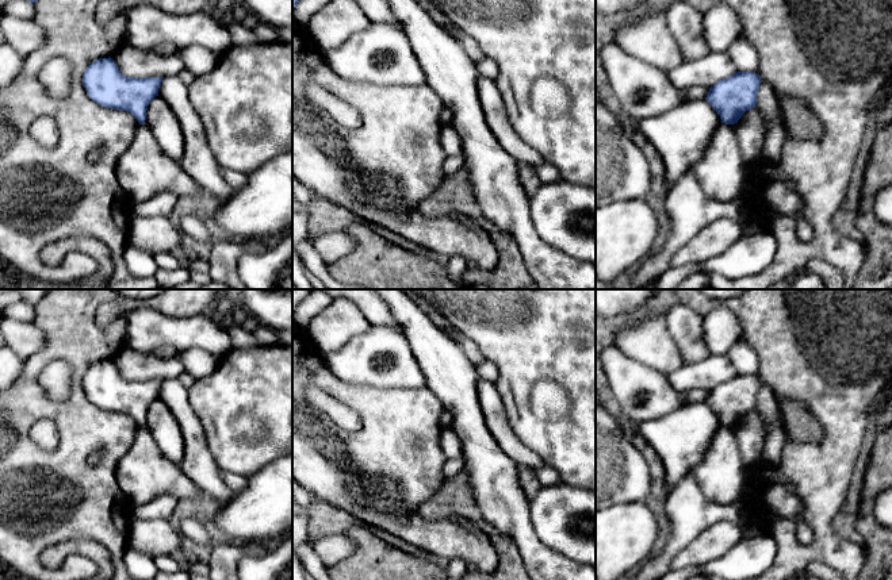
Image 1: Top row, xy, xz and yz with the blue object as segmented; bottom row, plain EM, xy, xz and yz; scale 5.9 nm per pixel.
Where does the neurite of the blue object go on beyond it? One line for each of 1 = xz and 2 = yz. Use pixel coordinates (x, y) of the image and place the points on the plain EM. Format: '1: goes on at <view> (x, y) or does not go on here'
1: does not go on here
2: does not go on here

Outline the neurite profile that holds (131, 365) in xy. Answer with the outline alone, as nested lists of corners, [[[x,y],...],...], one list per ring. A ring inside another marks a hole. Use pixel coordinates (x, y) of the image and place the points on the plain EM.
[[[123,347],[111,361],[126,380],[169,380],[179,377],[184,372],[183,362],[176,356],[158,358],[129,347]]]

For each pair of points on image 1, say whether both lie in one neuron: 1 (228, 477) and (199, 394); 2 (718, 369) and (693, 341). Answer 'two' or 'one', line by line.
1: two
2: two

